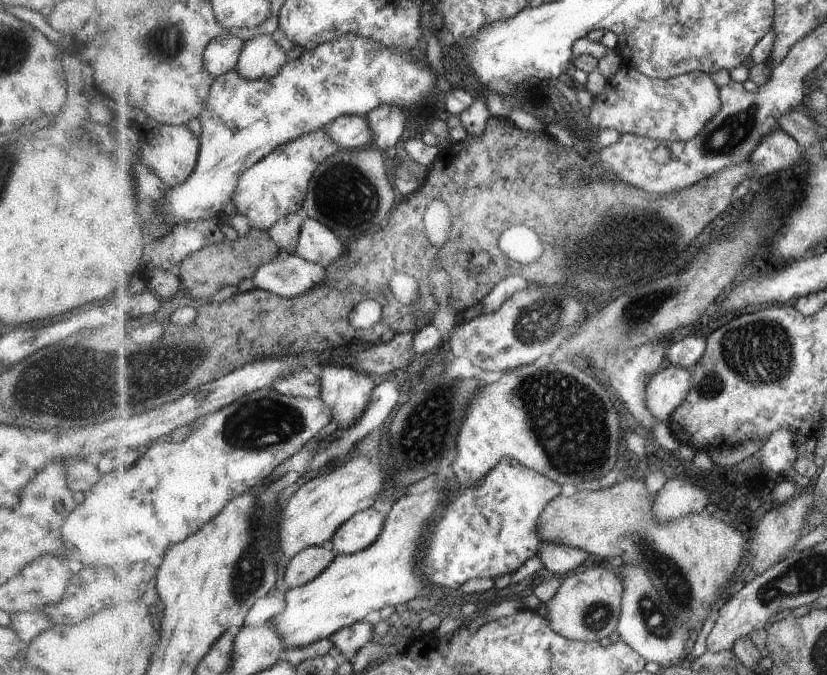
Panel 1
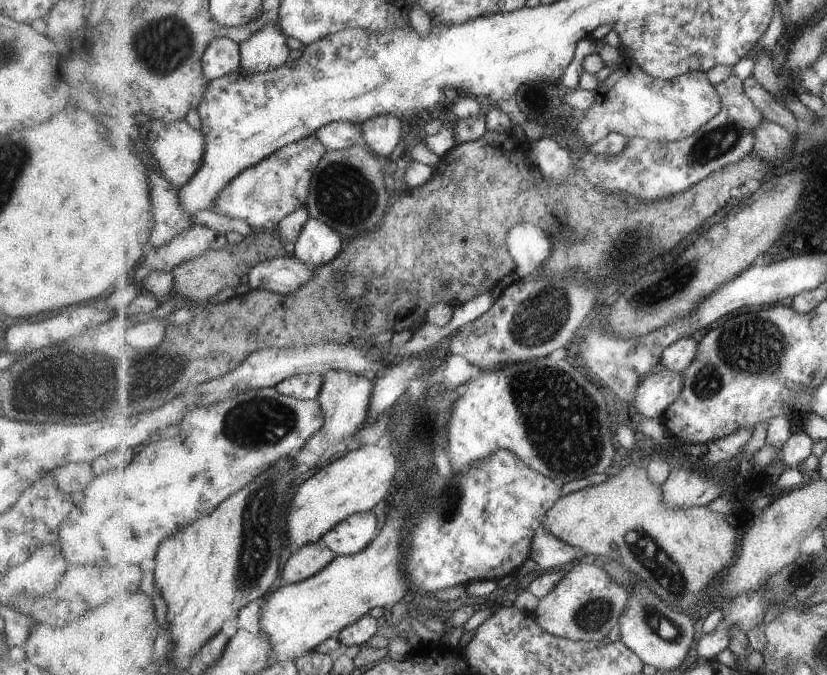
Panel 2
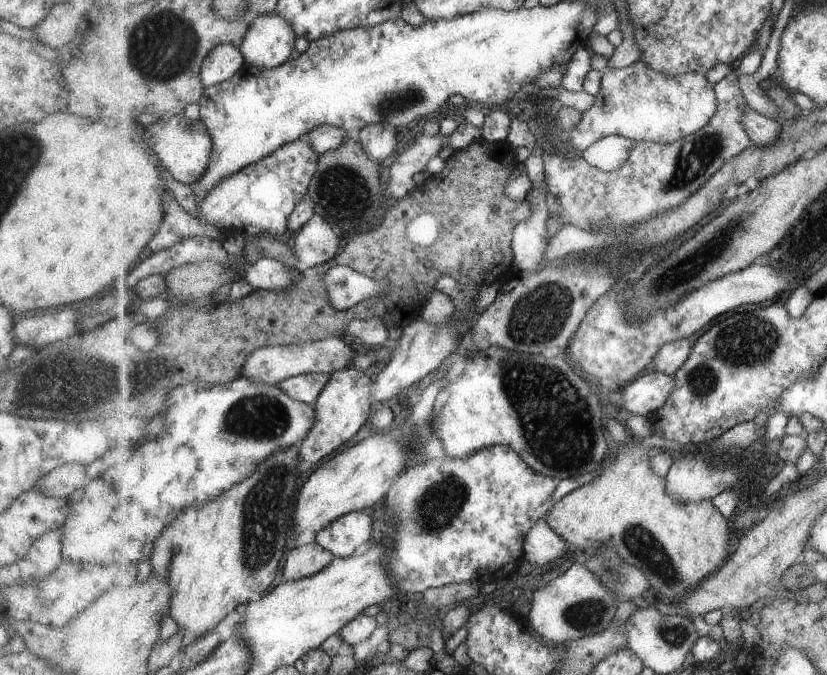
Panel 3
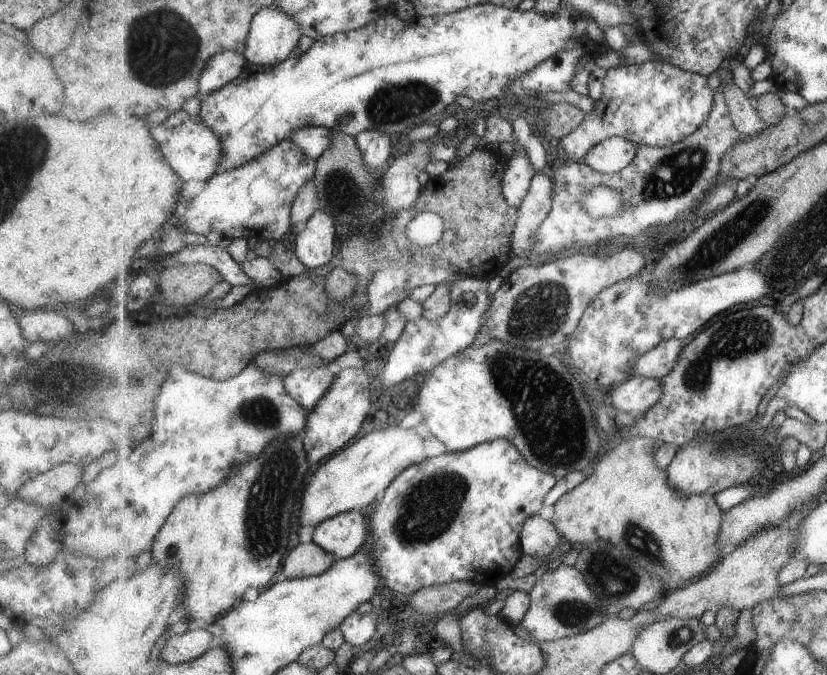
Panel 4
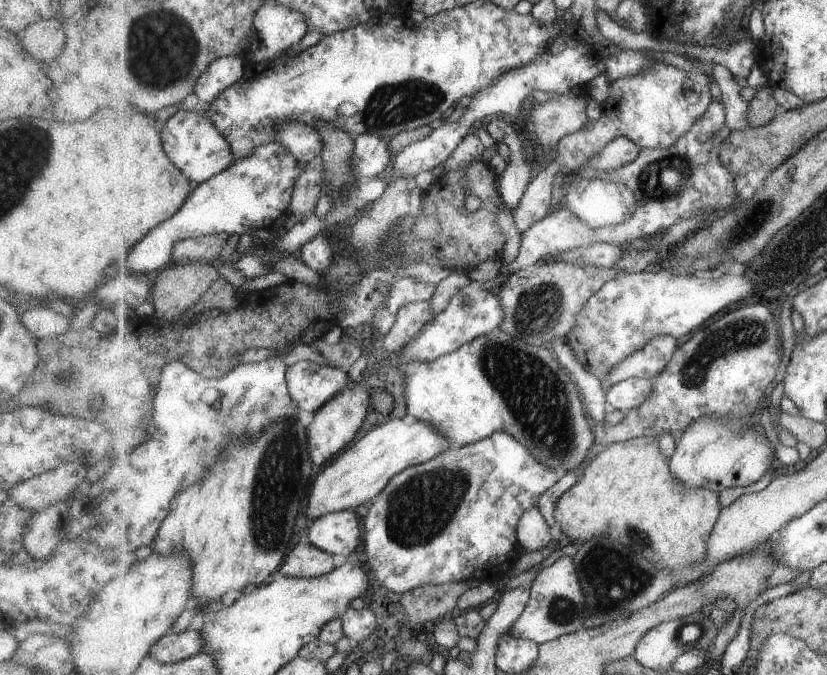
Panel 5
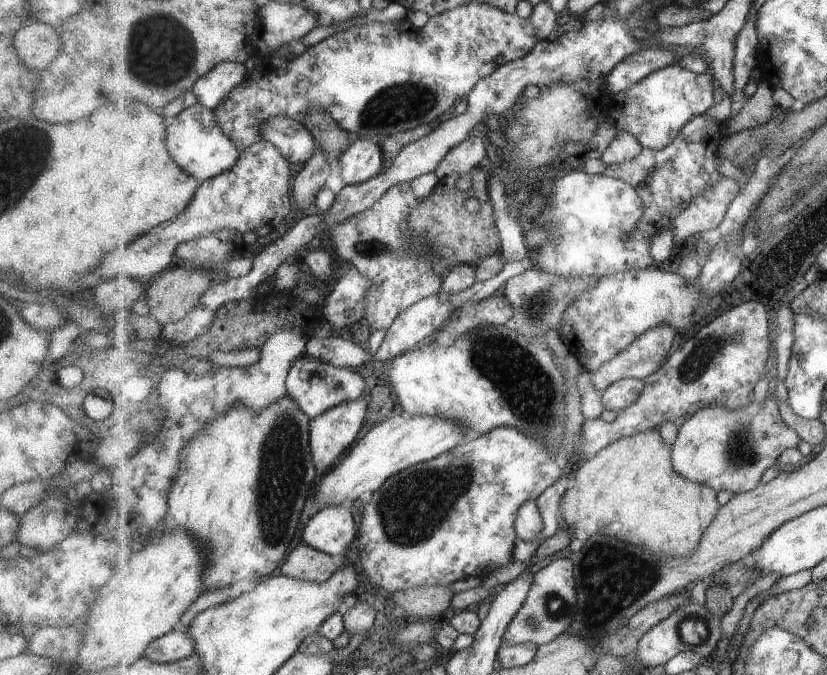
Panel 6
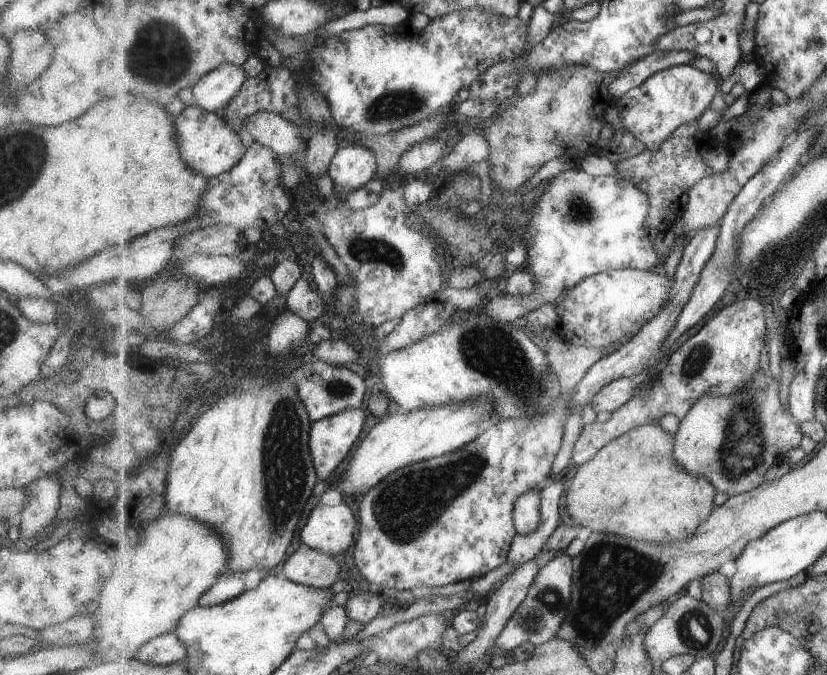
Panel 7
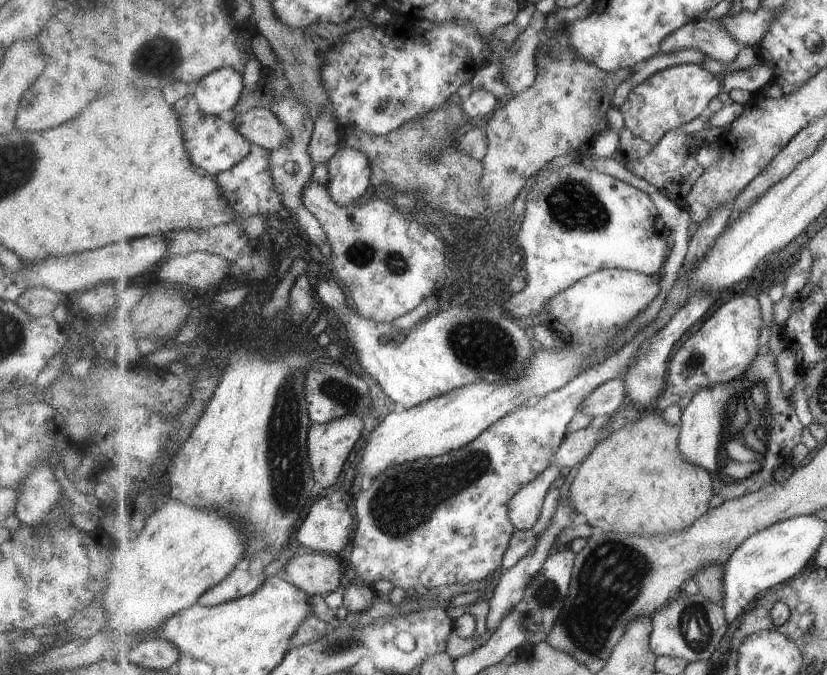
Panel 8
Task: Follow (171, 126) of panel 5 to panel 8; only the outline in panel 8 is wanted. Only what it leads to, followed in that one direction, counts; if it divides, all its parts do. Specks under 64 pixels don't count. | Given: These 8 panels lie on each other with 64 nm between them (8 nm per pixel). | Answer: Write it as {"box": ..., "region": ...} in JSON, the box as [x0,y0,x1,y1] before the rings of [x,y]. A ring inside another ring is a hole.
{"box":[179,110,253,176],"region":[[[199,110],[192,114],[181,115],[179,122],[181,122],[185,148],[189,150],[191,162],[195,166],[211,172],[213,176],[231,170],[250,155],[253,144],[249,140],[246,142],[245,136],[239,133],[238,128],[232,123],[227,124],[217,116],[204,115]]]}

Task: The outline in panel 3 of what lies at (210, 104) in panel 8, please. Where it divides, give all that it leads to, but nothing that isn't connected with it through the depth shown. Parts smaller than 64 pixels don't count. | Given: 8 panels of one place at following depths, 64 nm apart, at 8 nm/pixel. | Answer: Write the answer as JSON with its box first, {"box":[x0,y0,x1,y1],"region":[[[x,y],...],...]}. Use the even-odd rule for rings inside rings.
{"box":[202,44,245,88],"region":[[[221,44],[205,58],[202,66],[202,82],[205,88],[233,78],[241,72],[245,61],[240,48],[235,44]]]}

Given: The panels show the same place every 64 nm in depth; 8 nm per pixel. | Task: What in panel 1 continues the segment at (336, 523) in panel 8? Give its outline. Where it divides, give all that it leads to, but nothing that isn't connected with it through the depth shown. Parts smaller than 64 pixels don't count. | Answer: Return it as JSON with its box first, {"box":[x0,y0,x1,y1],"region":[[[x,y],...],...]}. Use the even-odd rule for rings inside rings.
{"box":[330,508,386,555],"region":[[[369,508],[347,520],[330,542],[338,555],[353,555],[370,548],[381,536],[385,524],[386,515]]]}

